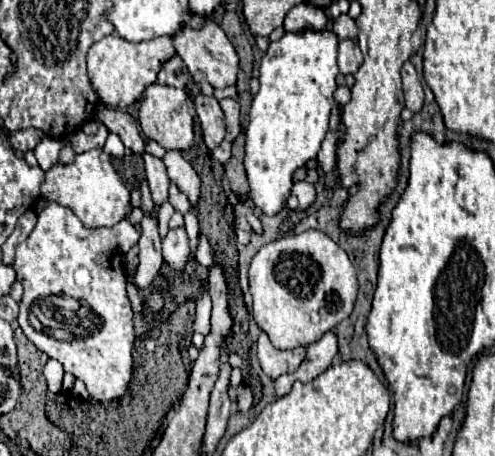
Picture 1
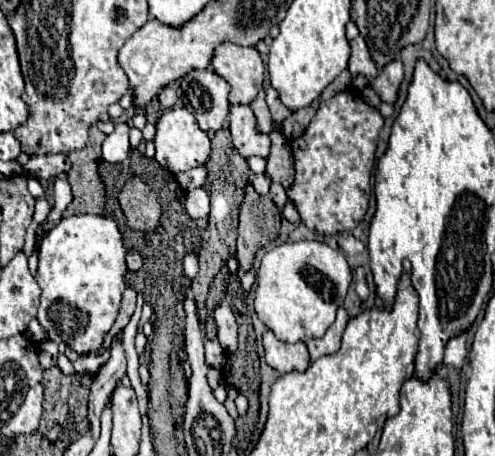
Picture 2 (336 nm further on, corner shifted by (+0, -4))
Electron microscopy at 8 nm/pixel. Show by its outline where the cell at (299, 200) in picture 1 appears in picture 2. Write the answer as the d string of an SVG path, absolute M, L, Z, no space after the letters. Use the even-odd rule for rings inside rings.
M272 181L268 195L270 195L270 199L276 203L276 207L282 211L284 205L286 205L286 189L284 189L280 183L274 183L274 181Z

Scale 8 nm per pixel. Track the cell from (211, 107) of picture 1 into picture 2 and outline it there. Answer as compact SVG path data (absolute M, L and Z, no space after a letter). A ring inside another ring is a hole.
M192 69L180 83L184 107L198 119L200 129L214 133L228 121L230 85L210 69Z

